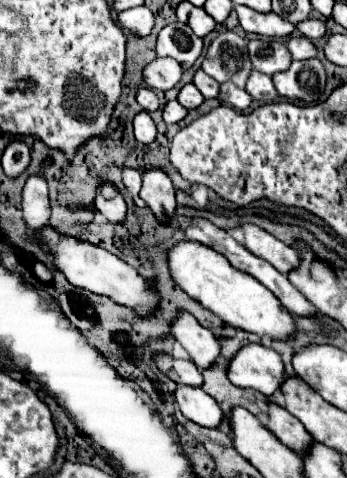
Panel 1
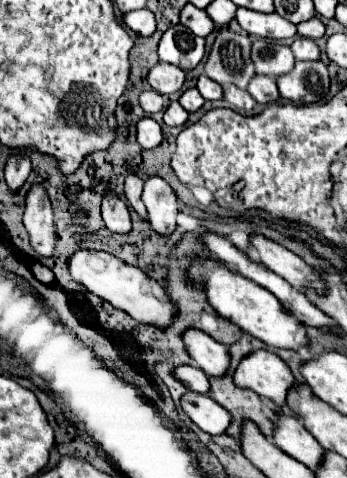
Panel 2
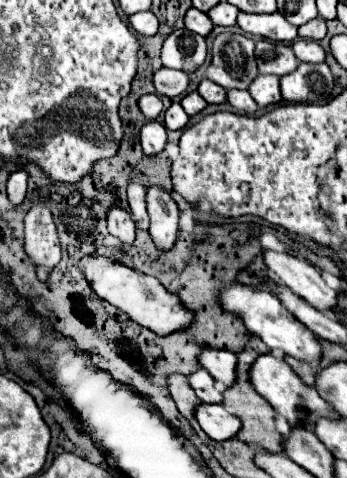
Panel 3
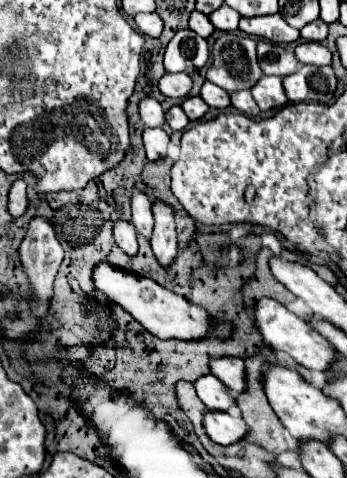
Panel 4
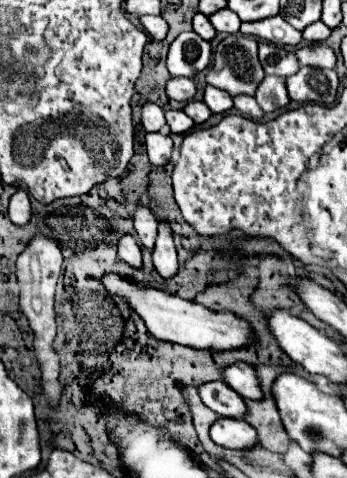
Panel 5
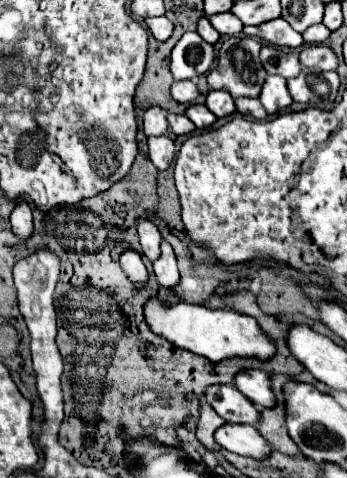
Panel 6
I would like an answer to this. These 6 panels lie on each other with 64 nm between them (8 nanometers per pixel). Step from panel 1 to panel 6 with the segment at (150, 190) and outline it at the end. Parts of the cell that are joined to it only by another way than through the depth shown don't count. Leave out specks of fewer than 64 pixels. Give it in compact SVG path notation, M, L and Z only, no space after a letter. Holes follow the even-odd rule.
M162 240L160 248L162 248L162 254L160 254L160 260L154 262L154 274L156 274L156 280L162 288L174 290L180 282L178 268L176 268L176 256L174 256L172 246L166 240Z

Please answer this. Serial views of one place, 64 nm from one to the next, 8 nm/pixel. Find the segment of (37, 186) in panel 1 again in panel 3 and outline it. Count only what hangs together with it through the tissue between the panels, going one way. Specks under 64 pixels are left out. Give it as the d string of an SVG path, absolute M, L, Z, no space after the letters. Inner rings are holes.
M36 202L32 210L26 214L24 224L26 224L24 252L36 266L38 280L48 282L50 272L62 258L62 248L52 214L48 212L48 208L44 208L44 204Z

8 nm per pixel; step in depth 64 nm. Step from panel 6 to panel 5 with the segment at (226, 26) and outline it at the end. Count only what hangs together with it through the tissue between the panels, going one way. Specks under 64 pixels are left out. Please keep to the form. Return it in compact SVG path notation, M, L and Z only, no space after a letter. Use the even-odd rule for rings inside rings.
M228 8L212 14L212 16L210 16L210 22L212 22L212 26L214 26L218 32L236 34L236 32L240 30L240 18L238 18L232 10L228 10Z

